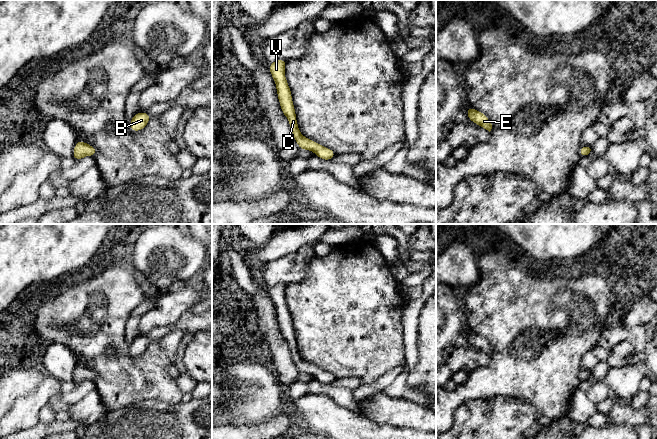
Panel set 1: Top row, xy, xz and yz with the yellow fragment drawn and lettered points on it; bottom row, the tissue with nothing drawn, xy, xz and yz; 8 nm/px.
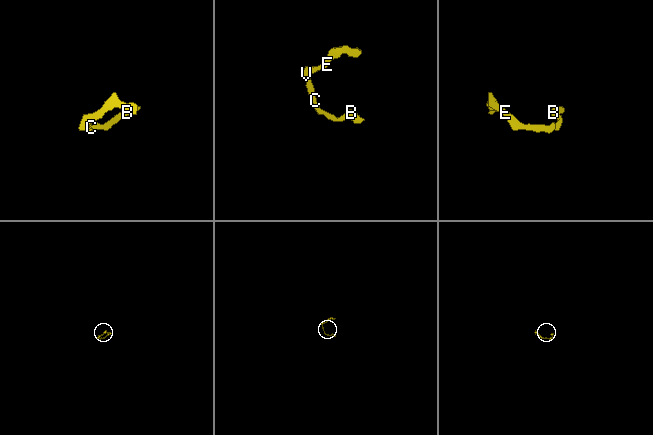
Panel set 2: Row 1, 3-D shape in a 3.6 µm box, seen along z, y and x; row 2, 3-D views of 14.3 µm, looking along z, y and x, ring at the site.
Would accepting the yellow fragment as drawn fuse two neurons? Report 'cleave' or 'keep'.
keep

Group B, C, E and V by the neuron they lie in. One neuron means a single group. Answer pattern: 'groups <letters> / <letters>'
groups B C E V

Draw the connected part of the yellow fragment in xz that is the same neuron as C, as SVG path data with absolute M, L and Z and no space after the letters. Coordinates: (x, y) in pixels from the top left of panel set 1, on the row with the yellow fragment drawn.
M279 59L269 64L269 71L276 83L282 113L289 121L292 135L298 147L302 150L311 150L317 157L329 161L336 156L336 153L330 148L326 148L309 138L305 138L299 130L291 90L285 77L286 63L287 60Z

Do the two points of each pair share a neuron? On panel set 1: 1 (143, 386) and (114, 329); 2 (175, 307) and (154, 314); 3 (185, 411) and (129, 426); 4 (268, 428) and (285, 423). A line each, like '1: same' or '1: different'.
1: same
2: same
3: same
4: same

